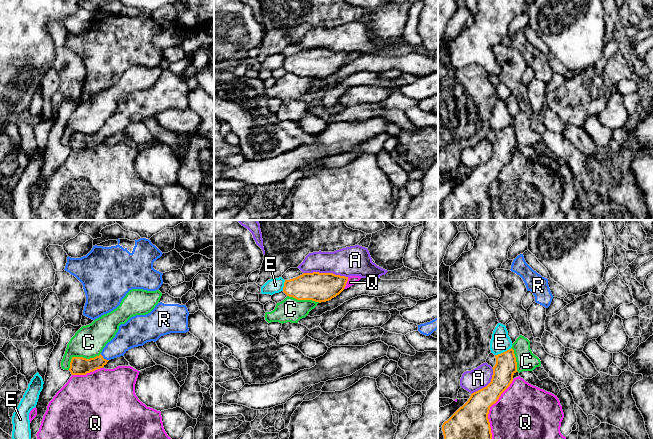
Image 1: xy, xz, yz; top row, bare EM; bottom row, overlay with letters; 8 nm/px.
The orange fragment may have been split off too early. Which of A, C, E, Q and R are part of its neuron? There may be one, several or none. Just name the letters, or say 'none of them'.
R

